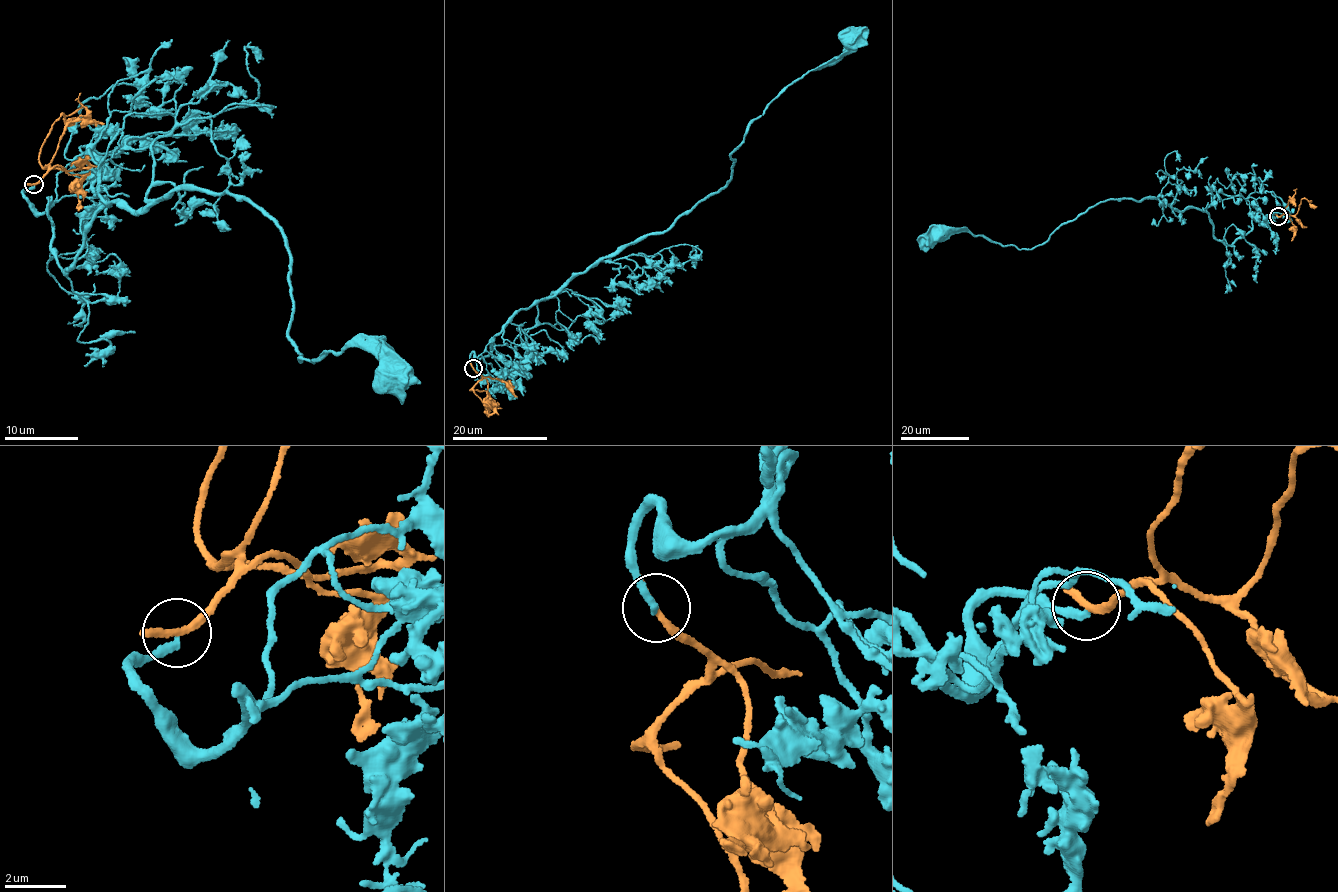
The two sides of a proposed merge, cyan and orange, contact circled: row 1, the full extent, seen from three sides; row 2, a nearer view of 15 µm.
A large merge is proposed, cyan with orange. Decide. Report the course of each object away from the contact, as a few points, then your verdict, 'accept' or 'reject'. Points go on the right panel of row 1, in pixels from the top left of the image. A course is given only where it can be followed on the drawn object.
cyan via (1278, 216), (1253, 220), (1225, 244), (1206, 212), (1113, 199), (1031, 248), (965, 231), (928, 241) | orange via (1278, 216), (1293, 216), (1304, 198), (1310, 201) | accept

